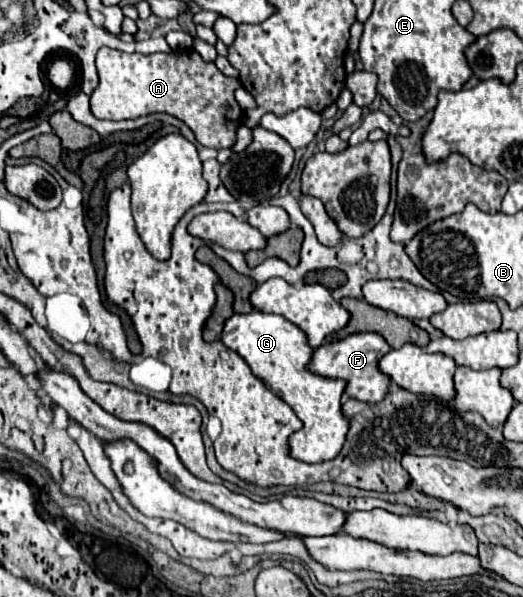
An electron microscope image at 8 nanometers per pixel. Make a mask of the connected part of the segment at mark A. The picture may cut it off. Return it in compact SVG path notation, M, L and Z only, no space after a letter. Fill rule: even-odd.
M100 48L96 54L96 68L100 76L98 88L90 96L90 110L100 120L128 120L140 118L154 112L166 112L182 120L196 136L202 146L208 148L230 148L234 144L234 132L240 126L242 110L234 100L234 90L240 86L236 78L226 78L214 62L204 62L194 48L166 54L126 54L112 48Z

